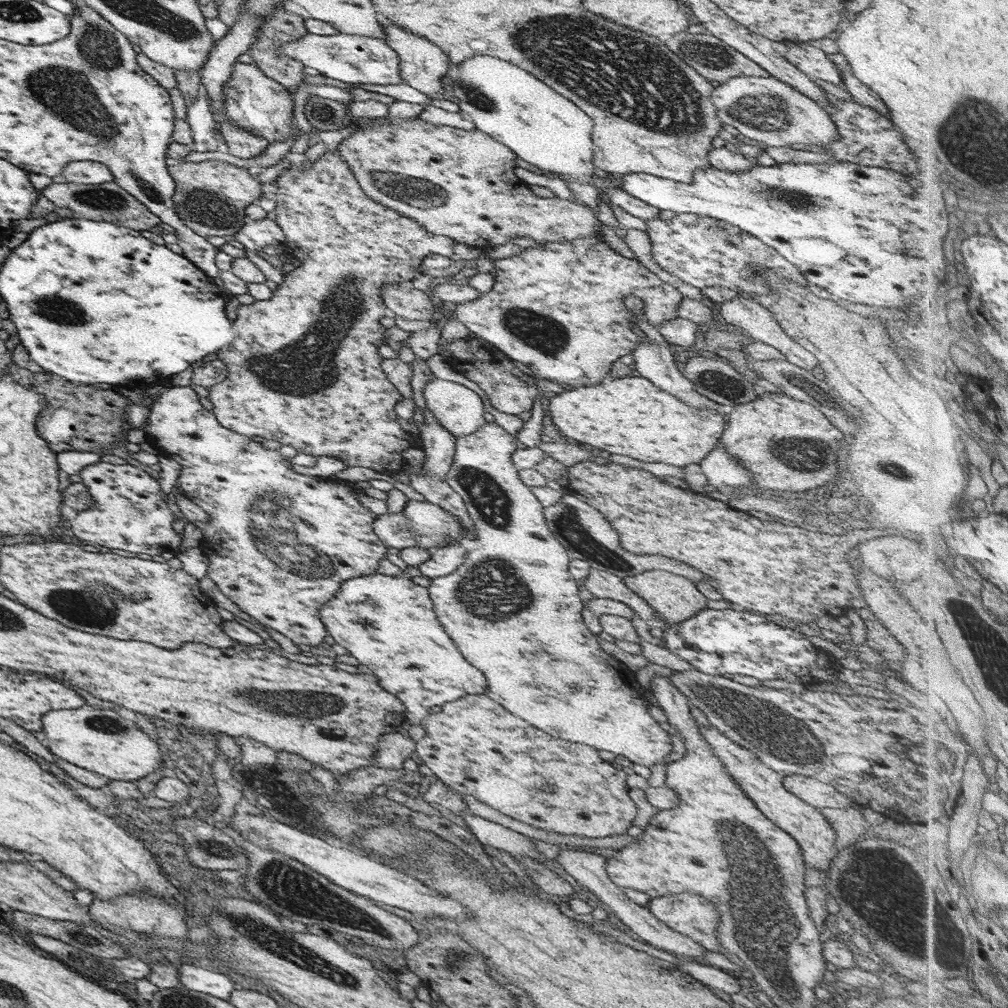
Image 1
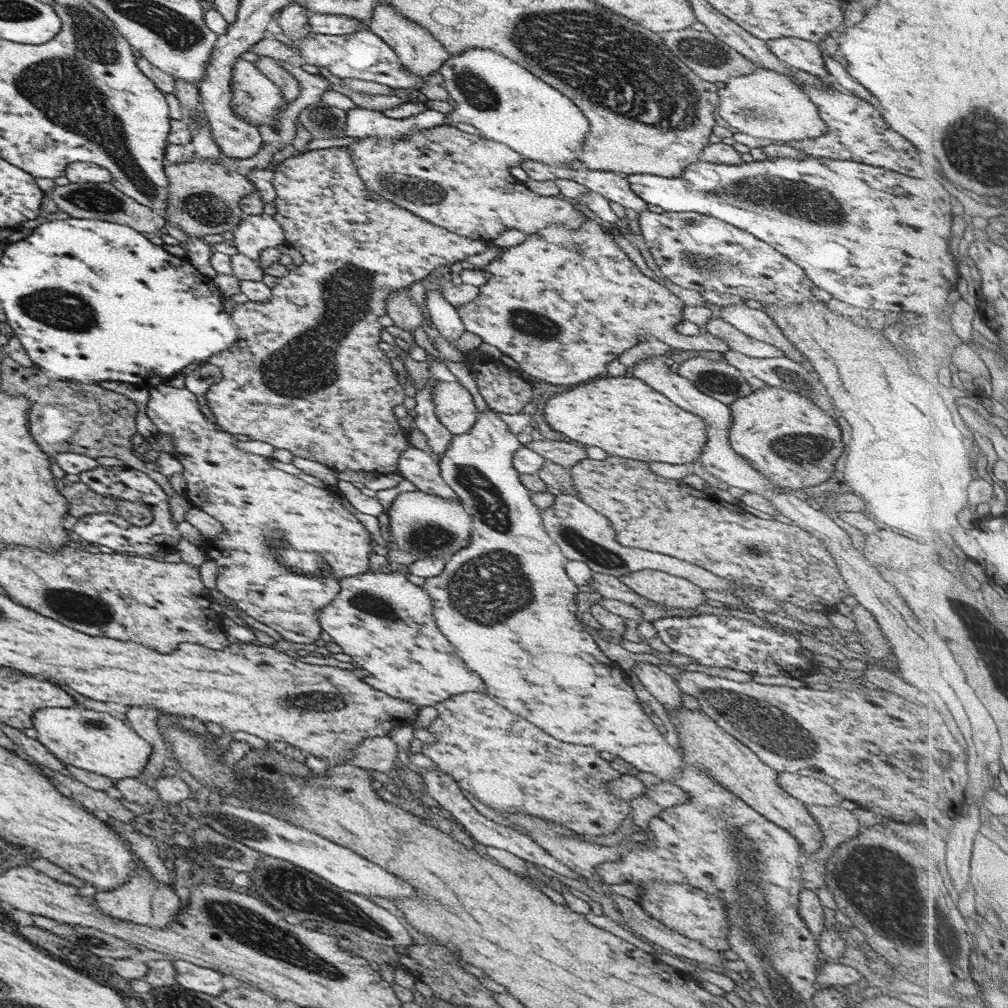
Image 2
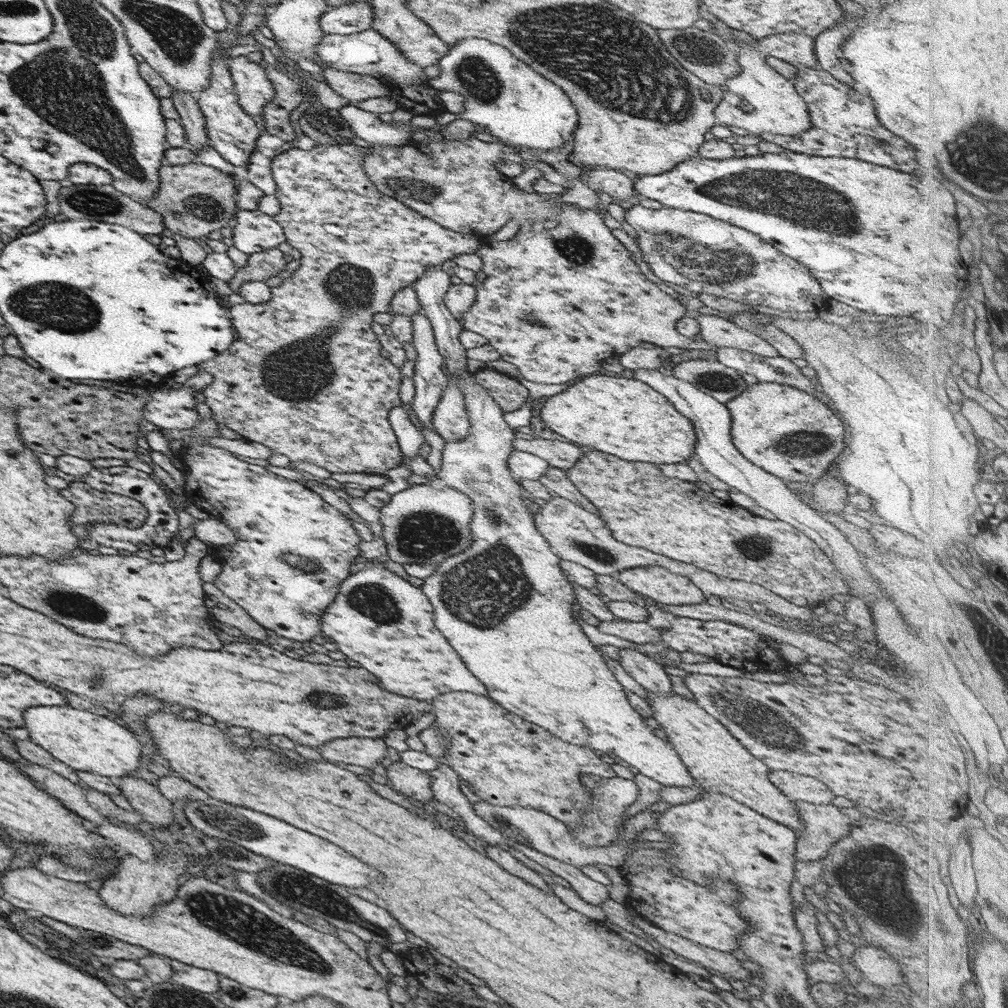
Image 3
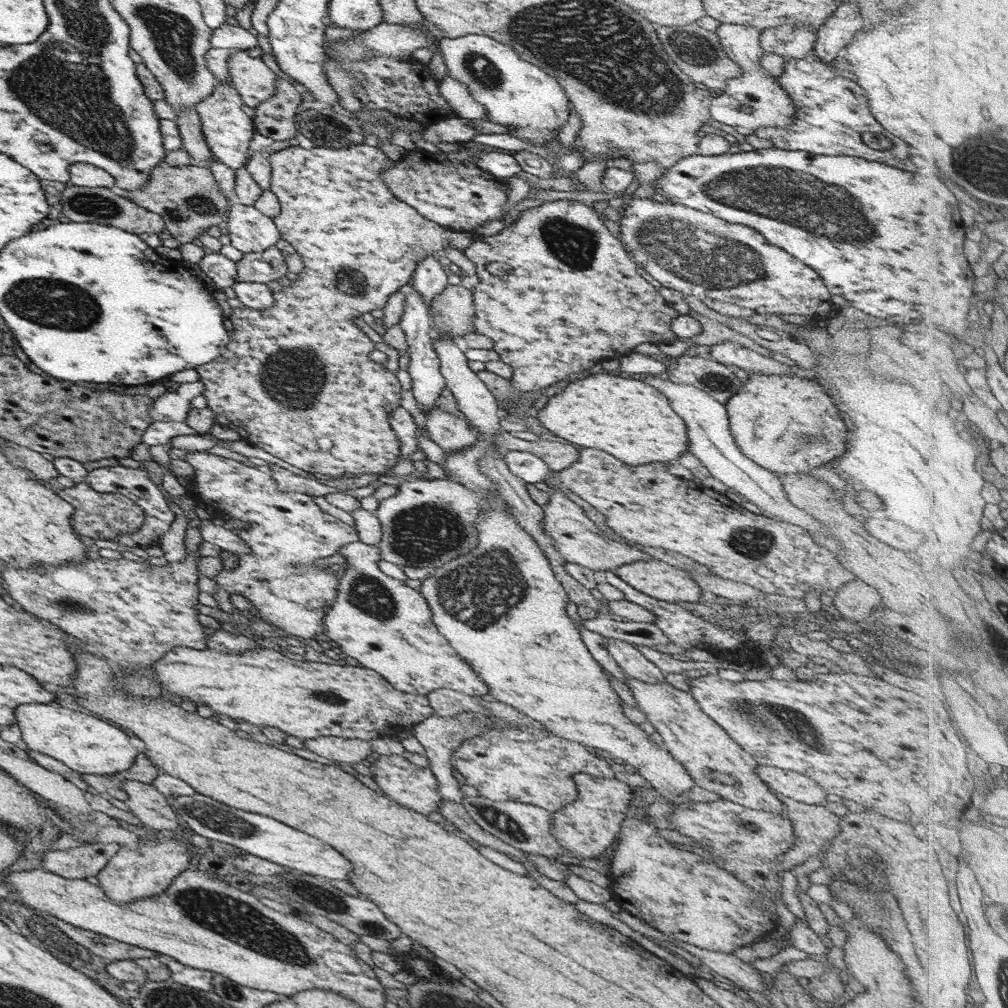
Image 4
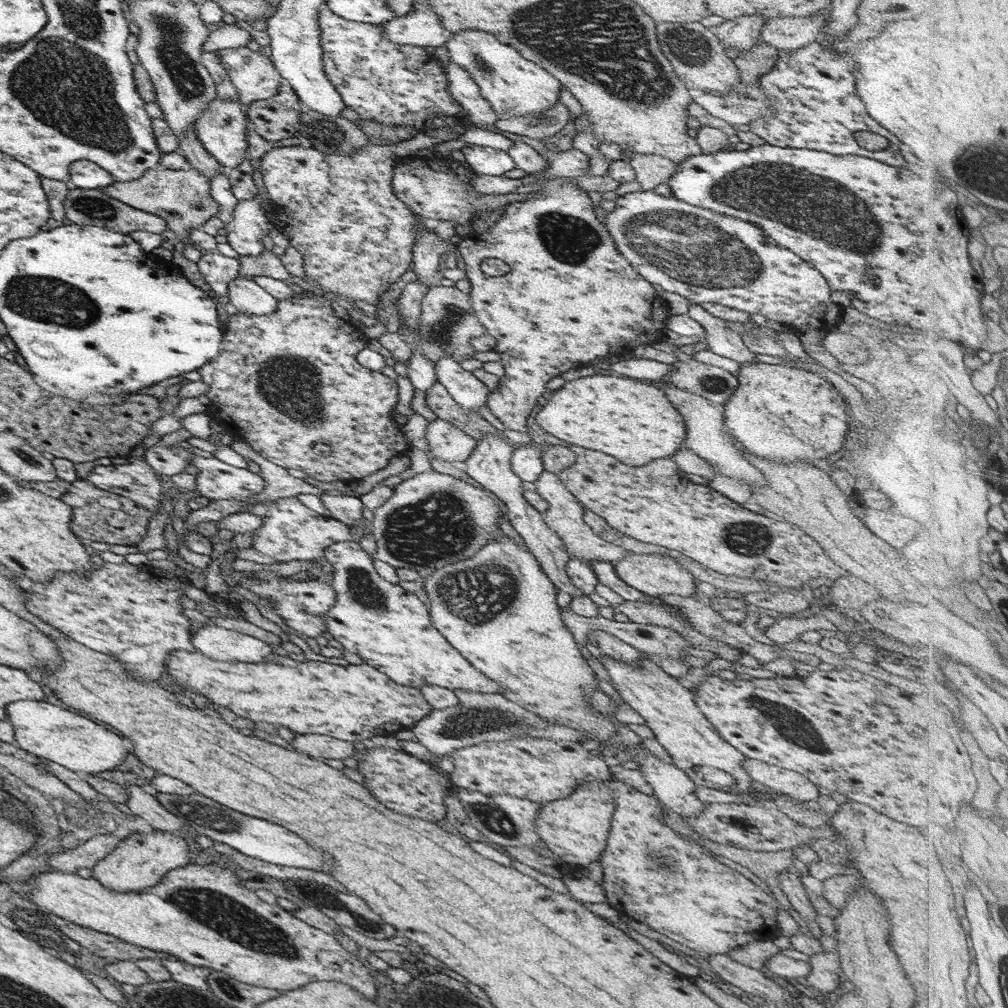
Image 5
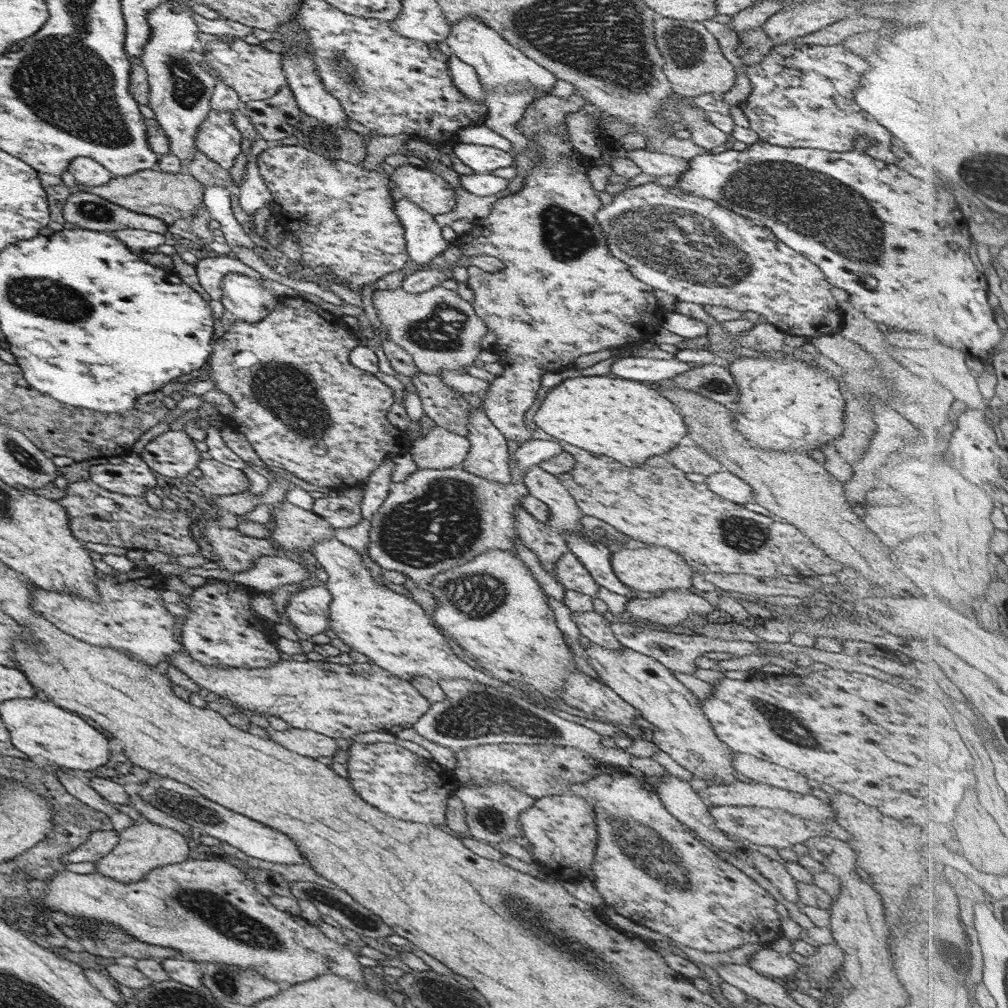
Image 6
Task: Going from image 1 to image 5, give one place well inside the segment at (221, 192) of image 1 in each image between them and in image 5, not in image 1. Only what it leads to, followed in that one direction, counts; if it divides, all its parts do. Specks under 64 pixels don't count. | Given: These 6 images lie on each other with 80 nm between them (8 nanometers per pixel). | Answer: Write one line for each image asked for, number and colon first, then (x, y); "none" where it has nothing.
2: (203, 198)
3: (193, 199)
4: (187, 198)
5: (181, 198)

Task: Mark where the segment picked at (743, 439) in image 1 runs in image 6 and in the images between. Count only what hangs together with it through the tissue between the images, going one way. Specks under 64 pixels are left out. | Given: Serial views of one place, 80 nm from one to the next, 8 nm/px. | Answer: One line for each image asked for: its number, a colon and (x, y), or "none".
2: (794, 444)
3: (788, 433)
4: (776, 421)
5: (786, 414)
6: (783, 404)

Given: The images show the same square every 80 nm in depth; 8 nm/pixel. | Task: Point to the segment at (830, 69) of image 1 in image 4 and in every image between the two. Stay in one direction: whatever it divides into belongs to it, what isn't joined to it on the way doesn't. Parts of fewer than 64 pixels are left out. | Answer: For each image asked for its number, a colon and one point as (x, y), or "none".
2: (804, 55)
3: (794, 48)
4: (789, 44)

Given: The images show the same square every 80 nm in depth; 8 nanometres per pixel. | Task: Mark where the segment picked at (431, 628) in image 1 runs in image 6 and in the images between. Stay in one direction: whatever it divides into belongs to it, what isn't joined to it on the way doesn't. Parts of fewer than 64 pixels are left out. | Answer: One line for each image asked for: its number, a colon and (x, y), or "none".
2: (383, 622)
3: (378, 619)
4: (386, 626)
5: (388, 628)
6: (391, 630)

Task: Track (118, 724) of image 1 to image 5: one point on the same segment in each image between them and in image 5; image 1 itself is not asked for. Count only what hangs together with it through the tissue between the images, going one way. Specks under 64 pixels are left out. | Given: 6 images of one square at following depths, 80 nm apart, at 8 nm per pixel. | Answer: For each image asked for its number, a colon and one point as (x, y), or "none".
2: (97, 742)
3: (86, 742)
4: (87, 745)
5: (43, 730)

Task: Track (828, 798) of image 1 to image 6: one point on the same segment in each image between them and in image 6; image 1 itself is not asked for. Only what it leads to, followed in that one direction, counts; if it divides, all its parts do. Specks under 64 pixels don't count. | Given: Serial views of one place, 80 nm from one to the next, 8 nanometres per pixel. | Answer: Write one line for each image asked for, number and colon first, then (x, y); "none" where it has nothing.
2: (810, 791)
3: (797, 787)
4: (803, 789)
5: (789, 783)
6: (761, 771)

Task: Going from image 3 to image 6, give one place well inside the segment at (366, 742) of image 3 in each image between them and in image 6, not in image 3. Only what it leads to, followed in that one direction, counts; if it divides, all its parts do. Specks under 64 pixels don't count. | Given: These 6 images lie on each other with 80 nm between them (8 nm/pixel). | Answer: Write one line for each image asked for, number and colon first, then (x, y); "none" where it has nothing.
4: (342, 750)
5: (319, 746)
6: (308, 743)

